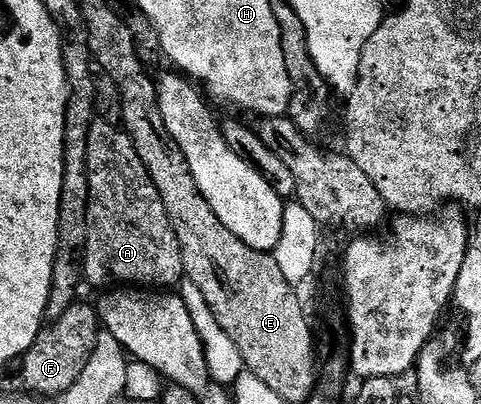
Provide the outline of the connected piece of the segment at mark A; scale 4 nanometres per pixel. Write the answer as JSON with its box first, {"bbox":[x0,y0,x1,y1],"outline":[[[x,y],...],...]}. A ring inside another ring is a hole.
{"bbox":[81,117,185,289],"outline":[[[101,117],[94,118],[91,129],[87,133],[87,185],[89,186],[89,200],[87,201],[87,237],[85,238],[81,256],[81,270],[84,282],[88,286],[90,283],[93,287],[101,287],[100,289],[109,289],[114,285],[132,285],[137,289],[176,288],[182,282],[185,274],[183,257],[179,249],[179,237],[175,237],[175,229],[167,217],[167,209],[163,209],[163,197],[159,197],[159,189],[155,189],[155,181],[151,181],[143,161],[139,161],[139,153],[135,153],[135,145],[131,141],[131,137],[125,131],[124,126],[114,123],[108,123],[107,120],[101,119]]]}

